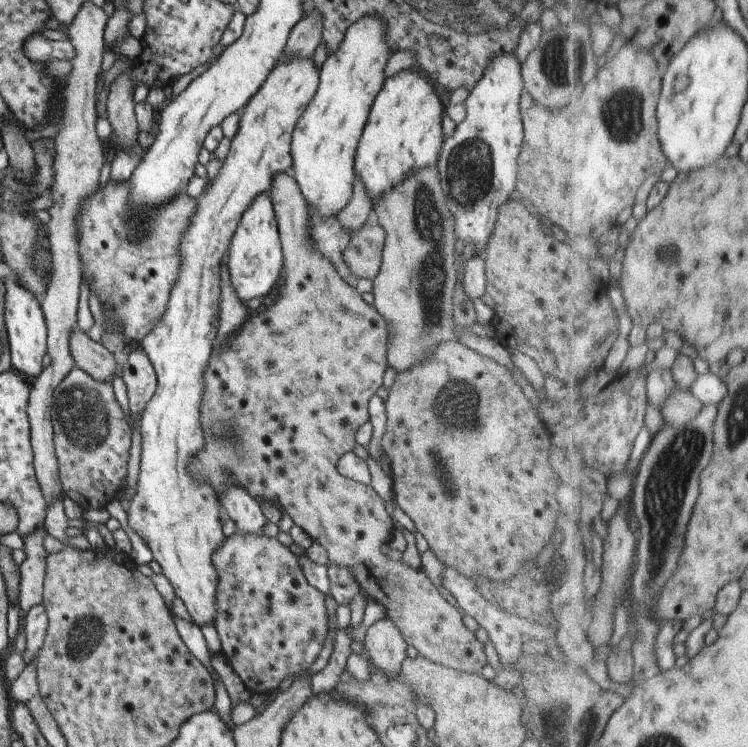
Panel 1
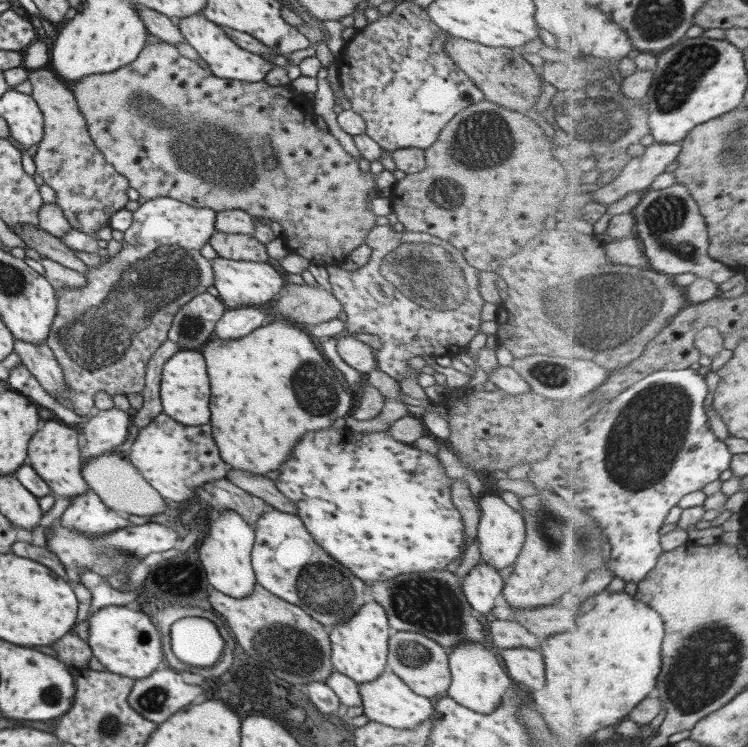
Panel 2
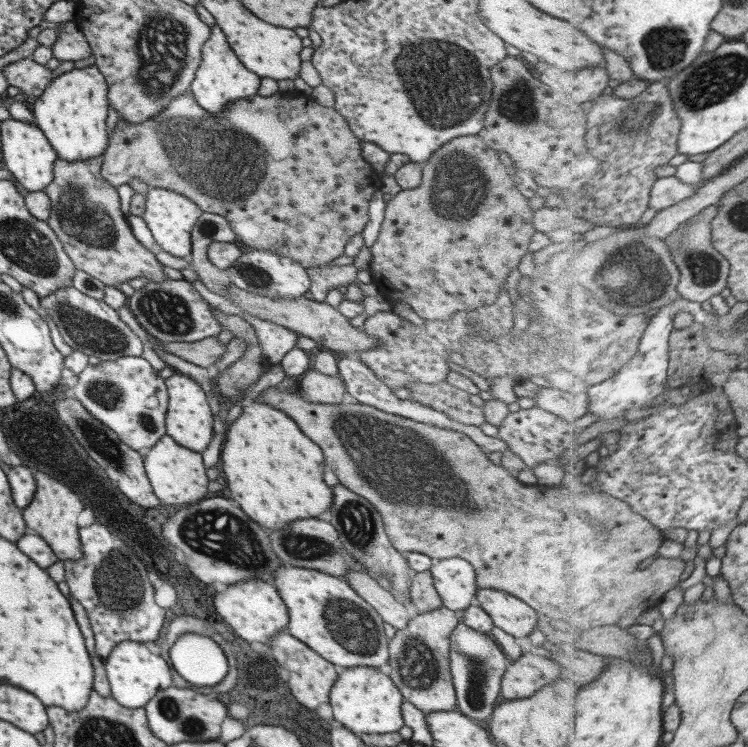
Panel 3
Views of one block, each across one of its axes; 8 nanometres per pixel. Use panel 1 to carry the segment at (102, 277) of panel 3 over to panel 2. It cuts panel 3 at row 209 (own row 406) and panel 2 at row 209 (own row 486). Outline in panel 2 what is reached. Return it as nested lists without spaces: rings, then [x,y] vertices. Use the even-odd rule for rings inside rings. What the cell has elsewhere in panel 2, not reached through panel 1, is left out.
[[[49,68],[27,72],[31,98],[42,112],[43,134],[32,158],[35,172],[41,176],[44,184],[54,190],[55,205],[70,222],[70,228],[96,238],[94,232],[108,225],[117,210],[124,209],[128,201],[125,195],[128,180],[103,158],[93,144],[72,91],[61,84]]]

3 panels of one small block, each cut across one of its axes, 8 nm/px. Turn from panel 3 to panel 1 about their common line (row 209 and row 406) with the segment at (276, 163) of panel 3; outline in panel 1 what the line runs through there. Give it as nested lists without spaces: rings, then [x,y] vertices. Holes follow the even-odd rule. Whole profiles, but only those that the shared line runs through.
[[[289,172],[278,173],[272,179],[272,186],[267,194],[276,219],[285,282],[280,286],[279,296],[271,306],[265,307],[262,312],[249,312],[239,330],[235,334],[231,334],[222,345],[215,347],[210,353],[206,361],[206,367],[202,371],[203,389],[198,413],[198,422],[204,442],[196,455],[193,455],[188,460],[186,465],[188,474],[195,483],[210,485],[212,492],[217,496],[217,500],[230,487],[240,487],[250,498],[257,500],[257,502],[259,500],[268,500],[269,498],[283,498],[283,500],[287,500],[287,504],[283,502],[281,512],[287,513],[287,516],[291,517],[291,524],[298,527],[299,531],[303,532],[303,535],[307,536],[308,540],[319,544],[319,547],[325,550],[327,559],[329,559],[327,564],[346,569],[352,575],[358,587],[367,593],[367,596],[374,598],[376,602],[383,605],[385,618],[401,634],[406,646],[413,647],[417,651],[418,656],[437,665],[442,665],[461,673],[479,674],[486,664],[482,644],[476,640],[472,632],[463,626],[459,612],[457,612],[455,607],[450,606],[442,599],[436,586],[427,579],[427,576],[420,568],[411,568],[411,566],[407,566],[407,564],[403,564],[401,561],[394,562],[389,560],[381,552],[381,546],[387,544],[390,532],[393,530],[392,521],[386,514],[384,503],[376,496],[376,493],[369,485],[365,486],[347,479],[347,476],[339,475],[339,470],[336,468],[339,458],[353,450],[356,431],[368,421],[368,401],[371,399],[371,396],[376,394],[376,390],[382,384],[383,373],[385,368],[388,367],[386,362],[386,341],[388,338],[386,325],[372,306],[363,302],[354,286],[351,283],[345,282],[336,272],[334,265],[315,249],[312,234],[310,233],[310,210],[306,206],[298,187],[292,180],[291,174]]]

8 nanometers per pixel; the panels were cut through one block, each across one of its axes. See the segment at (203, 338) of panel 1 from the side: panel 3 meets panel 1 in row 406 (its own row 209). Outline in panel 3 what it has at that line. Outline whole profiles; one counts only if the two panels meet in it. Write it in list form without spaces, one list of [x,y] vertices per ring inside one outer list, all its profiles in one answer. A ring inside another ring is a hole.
[[[155,187],[148,189],[144,205],[145,210],[141,219],[152,234],[155,249],[163,250],[175,258],[188,258],[191,248],[190,232],[202,214],[198,206],[184,195]]]

